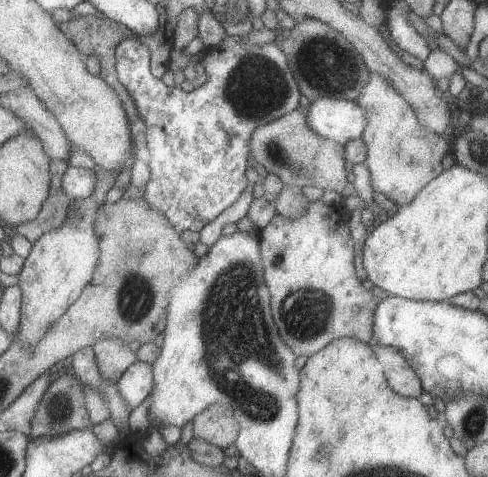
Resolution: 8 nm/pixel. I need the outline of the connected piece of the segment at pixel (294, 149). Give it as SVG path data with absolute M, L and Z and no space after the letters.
M296 109L272 122L260 125L249 142L252 160L262 164L268 173L279 176L284 184L301 188L316 186L334 190L342 195L351 176L346 172L345 145L325 139L311 129L307 112Z

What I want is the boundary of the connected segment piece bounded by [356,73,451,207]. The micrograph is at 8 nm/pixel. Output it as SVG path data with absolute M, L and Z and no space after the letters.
M376 73L370 74L370 80L356 102L367 116L367 125L362 139L367 146L366 164L371 172L371 186L374 191L382 192L401 207L410 204L414 197L444 170L442 160L451 151L450 138L449 135L438 136L426 128L418 120L408 101L384 77Z

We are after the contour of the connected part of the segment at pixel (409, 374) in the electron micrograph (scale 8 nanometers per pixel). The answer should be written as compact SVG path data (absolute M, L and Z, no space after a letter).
M372 342L373 351L383 366L383 371L390 388L403 397L419 399L425 392L421 380L412 370L401 350L393 346L379 345Z

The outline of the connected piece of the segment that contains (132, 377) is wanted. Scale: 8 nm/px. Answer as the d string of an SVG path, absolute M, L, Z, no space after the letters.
M137 360L125 370L124 376L116 384L132 411L152 392L154 386L152 364Z

